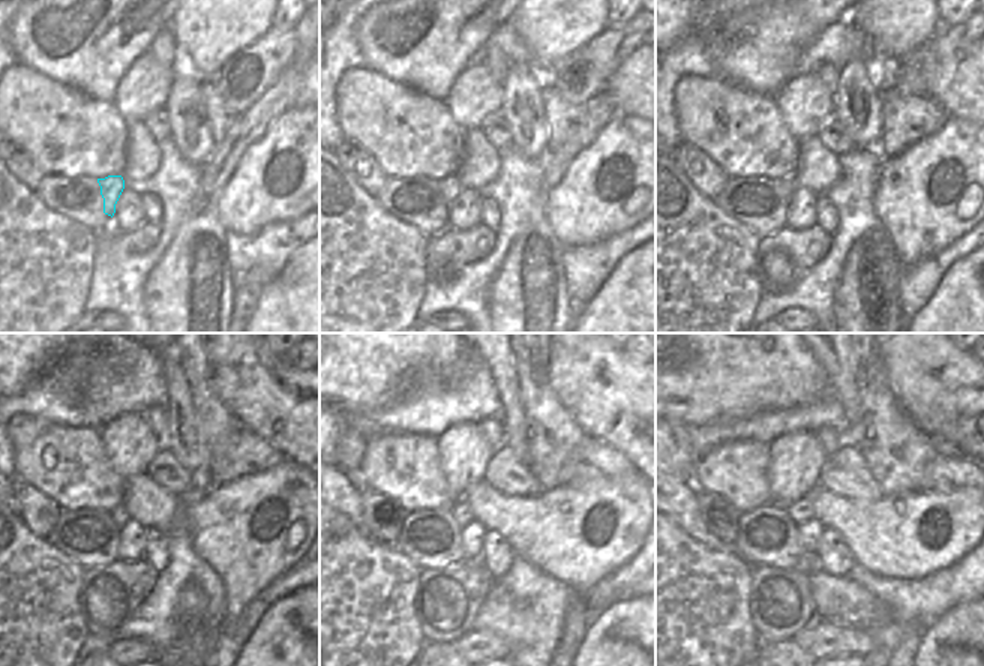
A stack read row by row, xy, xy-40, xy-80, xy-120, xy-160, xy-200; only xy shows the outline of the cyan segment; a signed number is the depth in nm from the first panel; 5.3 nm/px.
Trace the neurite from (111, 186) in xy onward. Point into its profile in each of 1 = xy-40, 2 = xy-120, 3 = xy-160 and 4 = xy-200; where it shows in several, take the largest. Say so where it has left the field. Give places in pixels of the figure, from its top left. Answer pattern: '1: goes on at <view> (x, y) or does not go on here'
1: goes on at xy-40 (450, 186)
2: goes on at xy-120 (120, 515)
3: goes on at xy-160 (461, 512)
4: goes on at xy-200 (801, 510)

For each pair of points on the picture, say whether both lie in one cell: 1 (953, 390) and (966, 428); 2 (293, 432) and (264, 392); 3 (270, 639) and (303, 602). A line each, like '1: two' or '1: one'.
1: two
2: one
3: one

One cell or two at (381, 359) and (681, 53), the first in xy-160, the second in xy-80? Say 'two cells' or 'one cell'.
two cells

